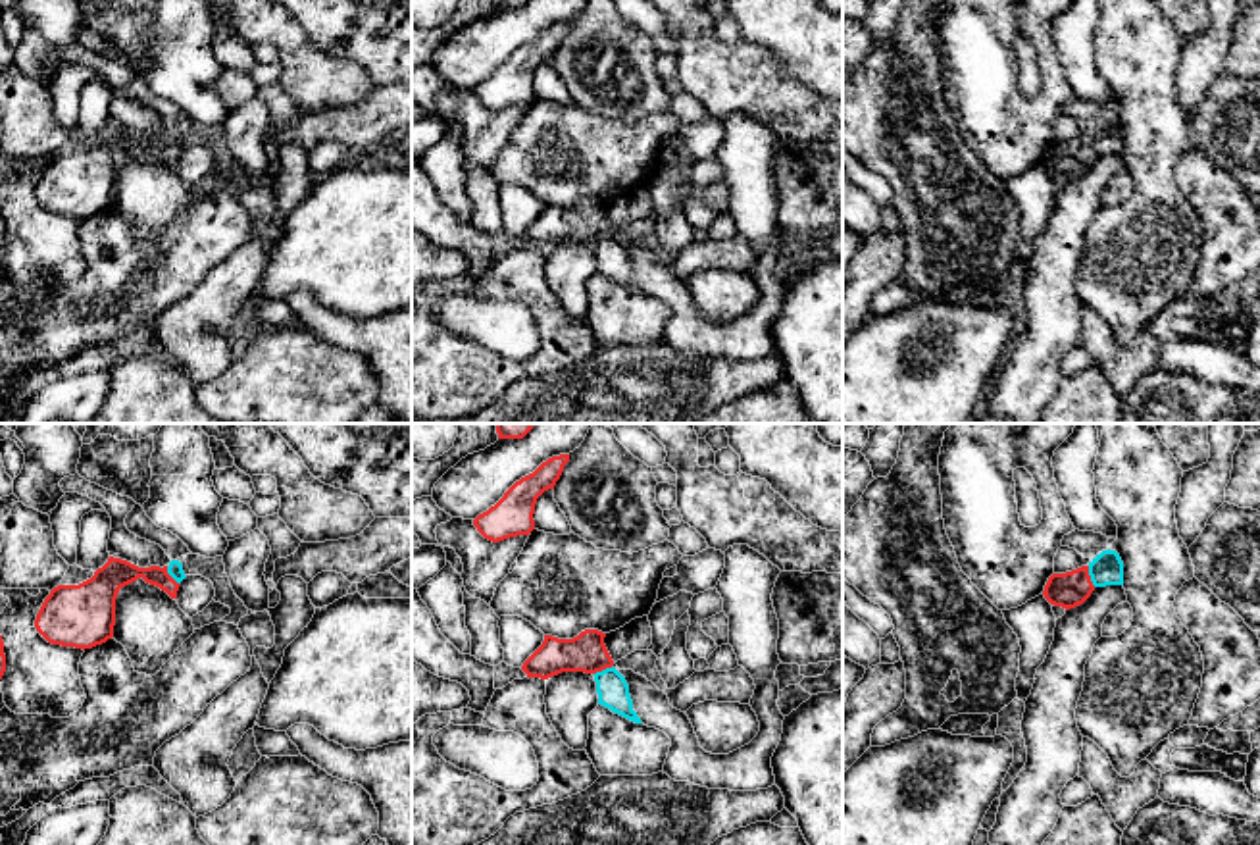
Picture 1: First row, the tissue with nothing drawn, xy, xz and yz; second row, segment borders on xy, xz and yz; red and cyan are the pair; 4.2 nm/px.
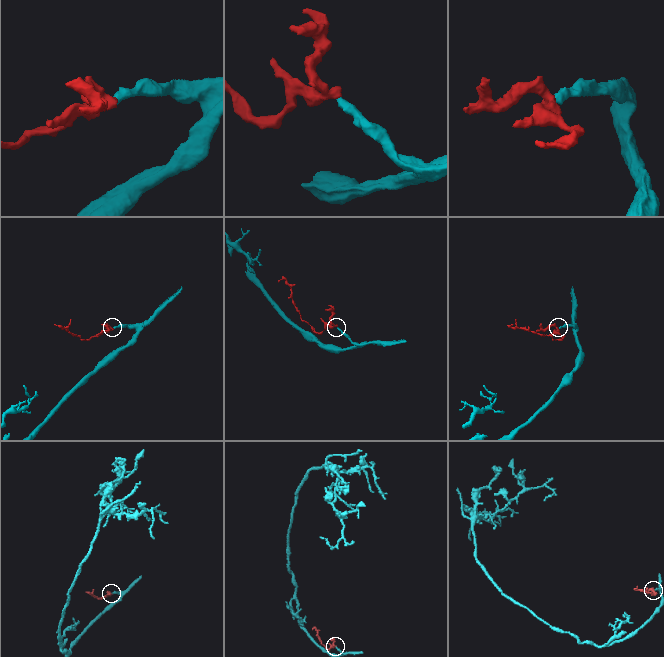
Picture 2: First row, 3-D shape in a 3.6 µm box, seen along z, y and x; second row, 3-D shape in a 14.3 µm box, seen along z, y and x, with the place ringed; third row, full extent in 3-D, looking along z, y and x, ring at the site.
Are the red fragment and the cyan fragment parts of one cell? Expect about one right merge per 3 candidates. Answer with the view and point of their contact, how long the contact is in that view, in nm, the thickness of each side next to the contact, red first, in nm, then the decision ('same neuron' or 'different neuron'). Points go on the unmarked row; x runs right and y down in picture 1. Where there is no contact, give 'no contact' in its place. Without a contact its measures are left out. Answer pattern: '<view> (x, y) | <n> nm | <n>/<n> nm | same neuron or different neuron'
xz (603, 237) | 100 nm | 160/130 nm | same neuron

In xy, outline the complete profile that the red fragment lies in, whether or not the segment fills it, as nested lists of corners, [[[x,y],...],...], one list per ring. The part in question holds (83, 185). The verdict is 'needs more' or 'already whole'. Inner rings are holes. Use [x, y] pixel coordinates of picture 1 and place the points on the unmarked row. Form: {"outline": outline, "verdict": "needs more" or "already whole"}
{"outline": [[[110,125],[94,144],[79,154],[58,154],[44,167],[35,196],[52,214],[92,218],[113,206],[115,167],[121,156],[142,146],[177,167],[187,146],[183,133],[139,137]]], "verdict": "needs more"}

